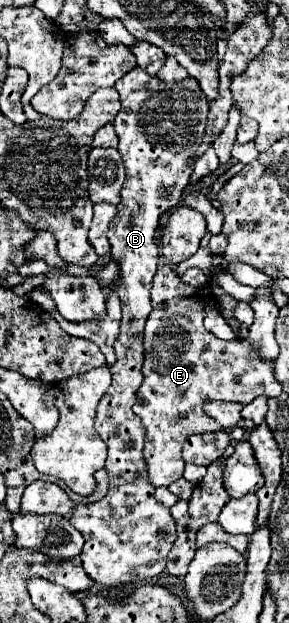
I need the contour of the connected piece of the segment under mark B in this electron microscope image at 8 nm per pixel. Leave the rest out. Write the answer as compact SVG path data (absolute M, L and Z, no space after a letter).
M135 67L115 83L115 89L119 91L121 111L115 117L113 125L115 125L115 131L119 135L119 147L117 149L123 157L127 181L125 181L123 191L121 191L119 223L109 225L107 237L111 243L111 259L117 261L119 273L121 273L117 293L119 293L121 305L123 305L123 319L121 319L121 327L119 327L119 337L113 345L115 355L117 355L115 365L111 365L113 381L111 381L111 387L105 391L103 399L99 401L97 423L95 423L99 437L109 447L109 455L107 455L107 463L105 463L105 469L109 471L109 493L93 505L81 505L81 503L73 503L66 492L61 487L57 487L55 483L35 481L25 489L25 493L21 497L21 513L61 515L83 535L83 539L85 539L85 545L81 551L83 569L95 583L99 583L105 589L125 587L125 585L143 585L143 583L149 583L147 579L155 579L155 577L163 575L167 553L171 551L171 547L177 539L175 521L173 521L169 509L163 507L153 497L155 487L149 483L147 465L143 459L145 427L143 427L141 419L133 413L131 407L135 405L137 391L143 383L143 373L141 373L143 359L145 359L143 357L143 329L145 329L145 321L151 313L149 291L151 291L153 277L155 277L157 263L159 263L159 233L157 233L159 217L165 211L173 209L181 201L183 189L189 185L189 177L191 177L191 169L193 169L193 163L189 163L189 159L205 135L205 123L207 123L207 113L209 113L207 97L203 95L199 83L191 77L185 81L163 83L163 81L147 75L147 71L143 71L141 67Z

